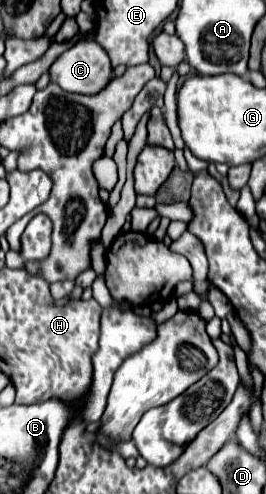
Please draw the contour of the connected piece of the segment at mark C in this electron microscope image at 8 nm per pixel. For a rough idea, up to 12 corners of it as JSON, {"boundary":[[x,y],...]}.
{"boundary":[[93,39],[63,51],[51,83],[99,93],[111,79],[109,55]]}

